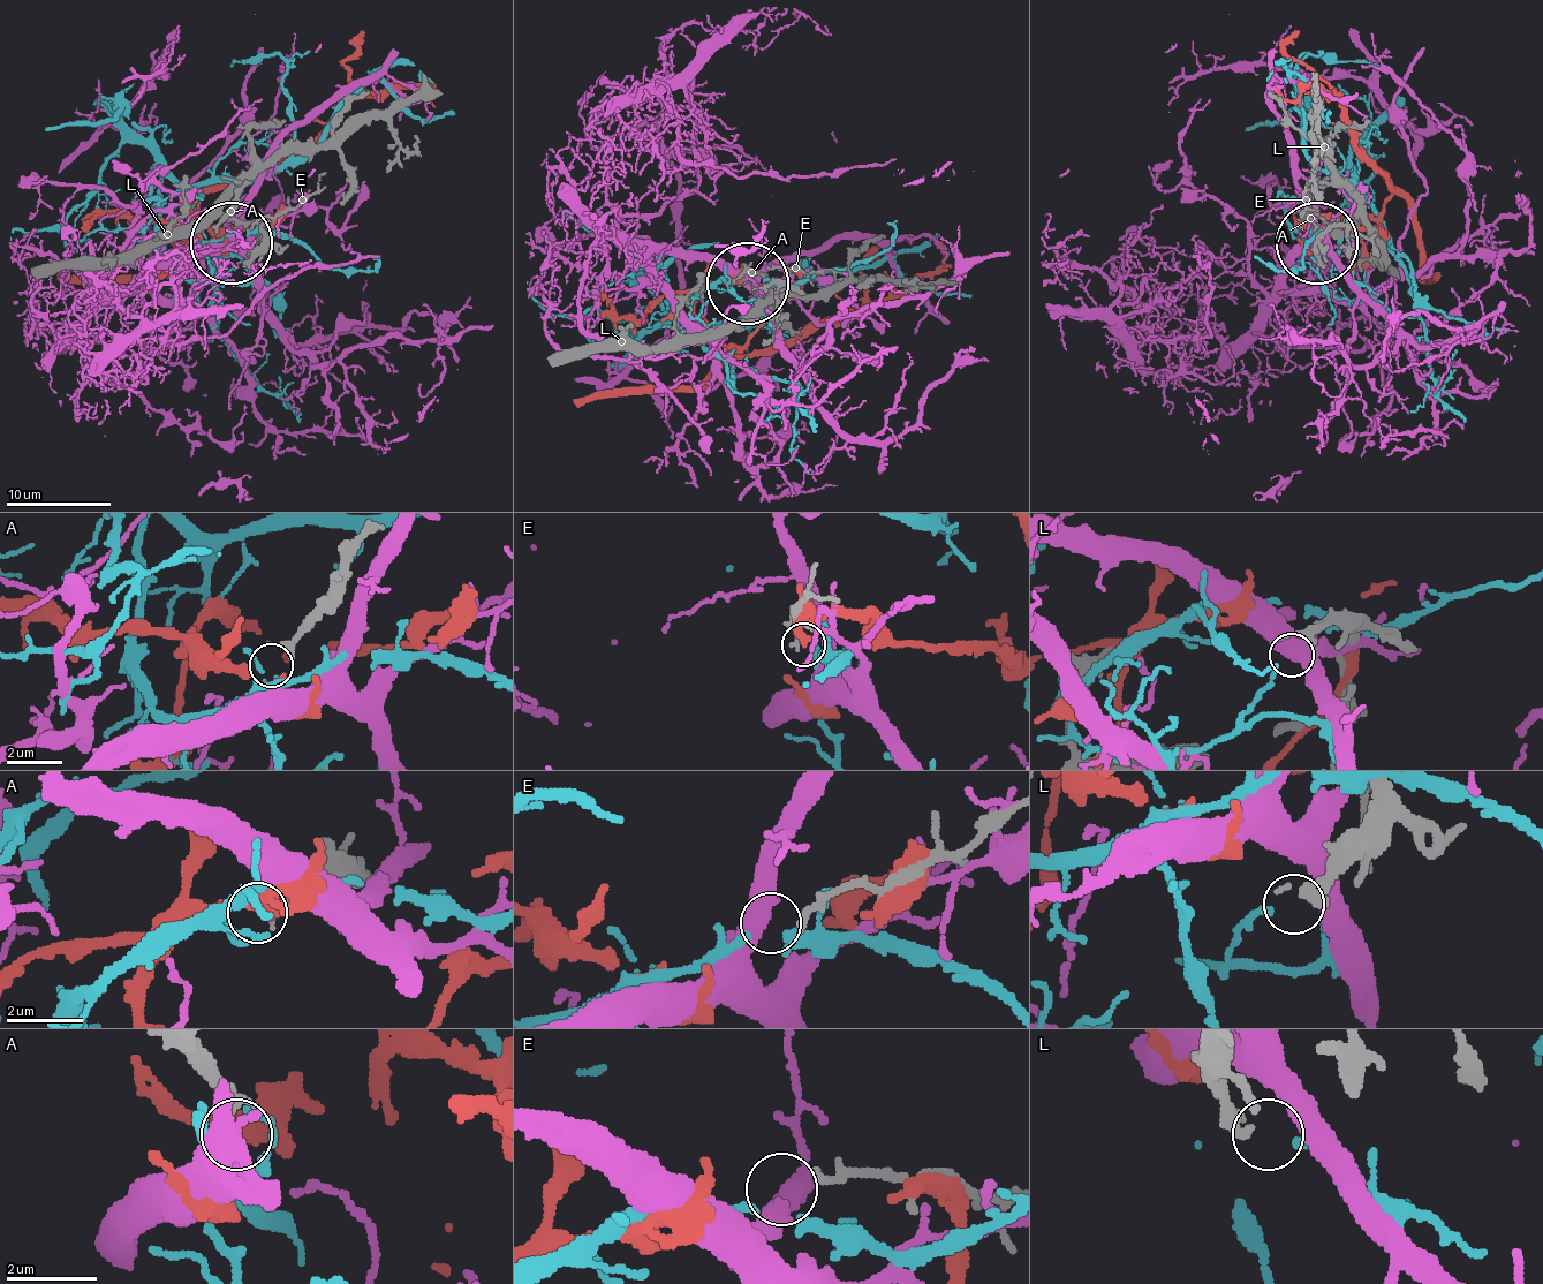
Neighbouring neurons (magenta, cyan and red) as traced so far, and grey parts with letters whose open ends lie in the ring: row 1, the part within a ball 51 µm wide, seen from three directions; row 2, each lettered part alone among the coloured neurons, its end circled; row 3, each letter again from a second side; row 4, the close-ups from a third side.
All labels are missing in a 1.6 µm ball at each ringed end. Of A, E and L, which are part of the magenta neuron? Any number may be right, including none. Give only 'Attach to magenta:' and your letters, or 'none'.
Attach to magenta: none

